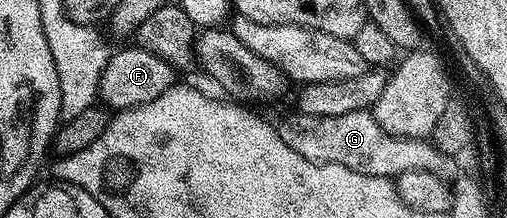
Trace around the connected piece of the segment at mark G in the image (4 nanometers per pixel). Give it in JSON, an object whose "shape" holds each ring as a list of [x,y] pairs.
{"shape":[[[369,110],[338,116],[292,115],[276,125],[277,133],[283,142],[287,142],[287,146],[291,146],[291,150],[295,150],[295,154],[316,164],[338,164],[359,174],[395,178],[412,168],[437,174],[447,163],[446,157],[428,139],[412,140],[406,136],[393,136],[379,126]]]}

